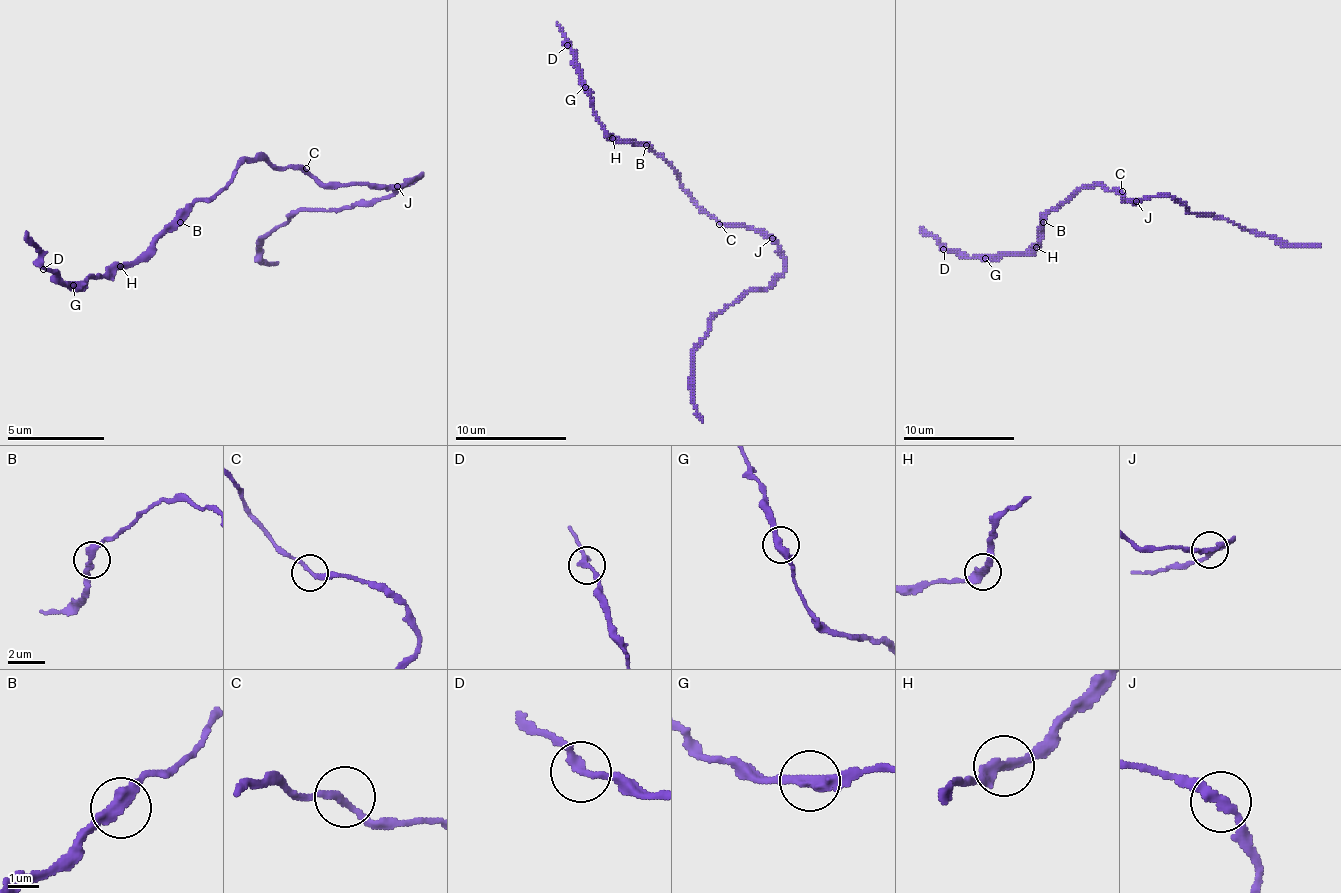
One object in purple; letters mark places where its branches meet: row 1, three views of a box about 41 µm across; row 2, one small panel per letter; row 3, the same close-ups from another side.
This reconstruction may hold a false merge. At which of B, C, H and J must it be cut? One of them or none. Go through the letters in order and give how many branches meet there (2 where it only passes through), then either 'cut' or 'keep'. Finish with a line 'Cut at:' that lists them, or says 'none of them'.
B: 2 | keep
C: 2 | keep
H: 2 | keep
J: 2 | keep
Cut at: none of them

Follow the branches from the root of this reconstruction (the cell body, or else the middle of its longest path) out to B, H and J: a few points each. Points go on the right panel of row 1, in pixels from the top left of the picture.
B: (1119, 194), (1108, 191), (1102, 185), (1088, 185), (1054, 208), (1043, 222)
H: (1119, 194), (1108, 191), (1102, 185), (1088, 185), (1077, 191), (1043, 219), (1043, 230), (1035, 247)
J: (1119, 194), (1124, 199), (1136, 202)

